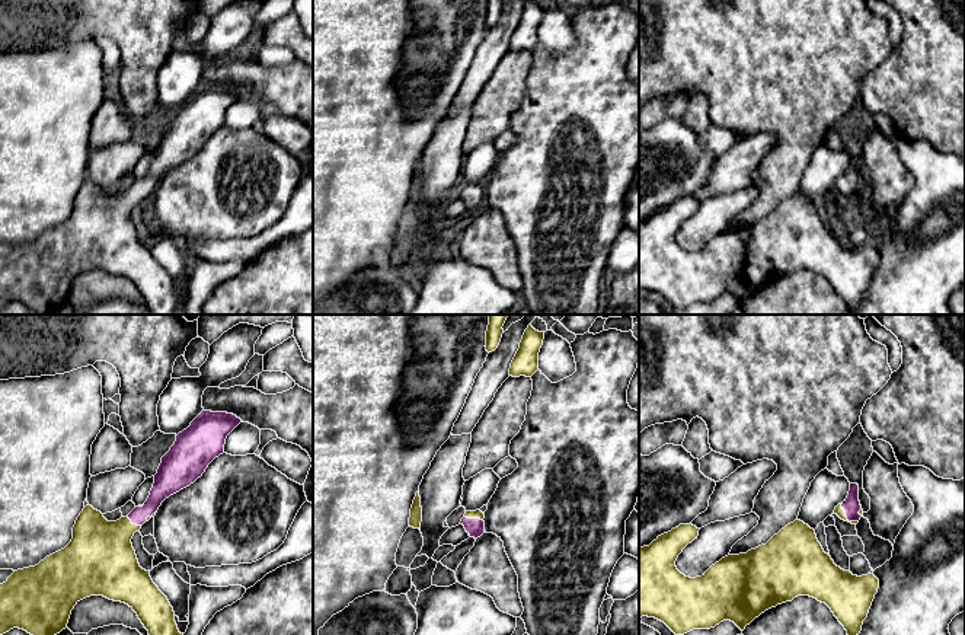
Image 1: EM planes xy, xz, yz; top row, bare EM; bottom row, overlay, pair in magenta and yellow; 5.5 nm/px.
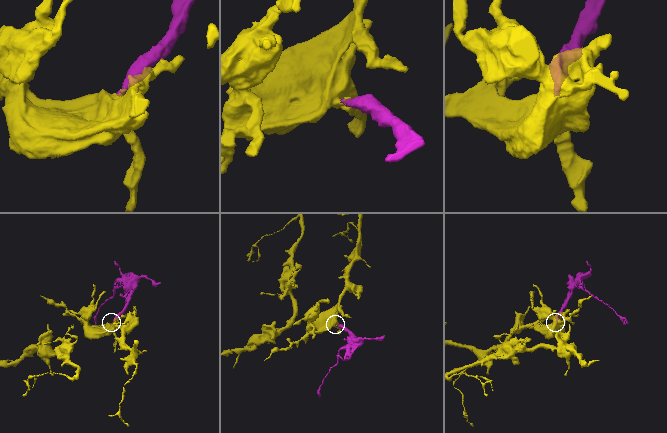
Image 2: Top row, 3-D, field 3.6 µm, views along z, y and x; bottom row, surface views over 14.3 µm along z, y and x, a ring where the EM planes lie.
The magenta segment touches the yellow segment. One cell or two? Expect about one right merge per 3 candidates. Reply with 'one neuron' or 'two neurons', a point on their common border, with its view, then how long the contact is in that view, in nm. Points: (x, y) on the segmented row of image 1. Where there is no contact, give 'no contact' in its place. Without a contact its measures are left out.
one neuron | yz (846, 516) | 140 nm

